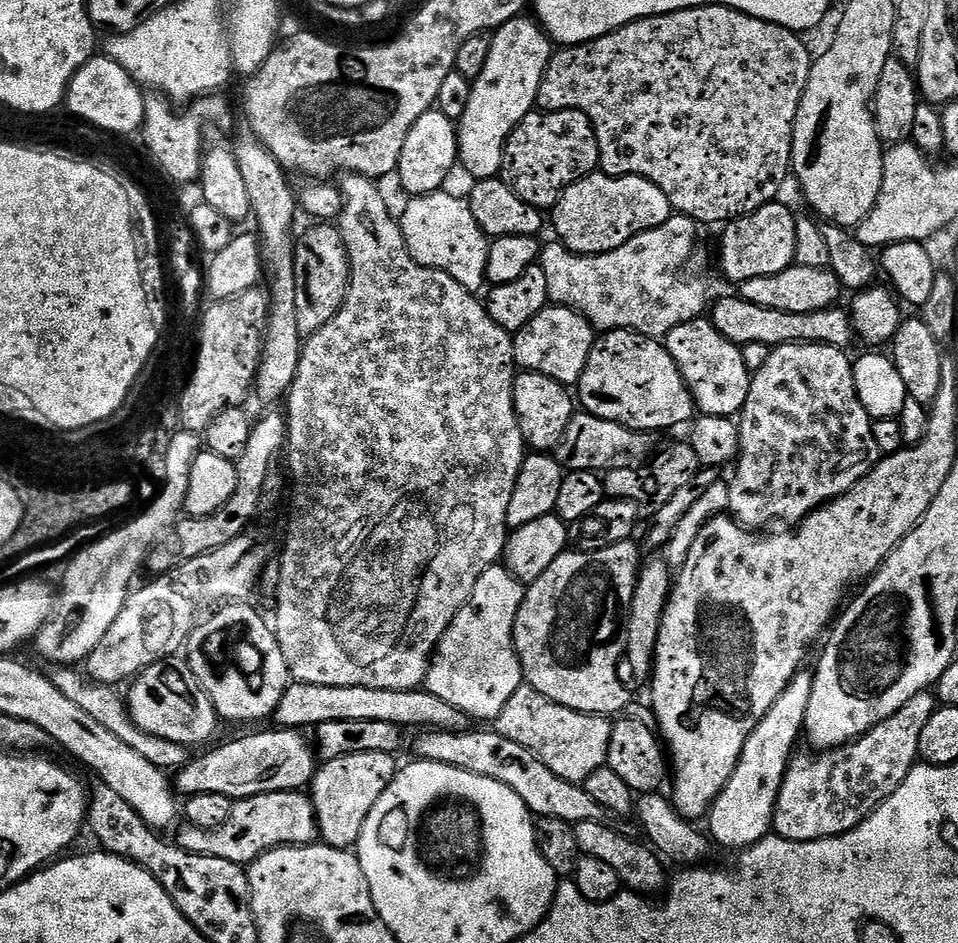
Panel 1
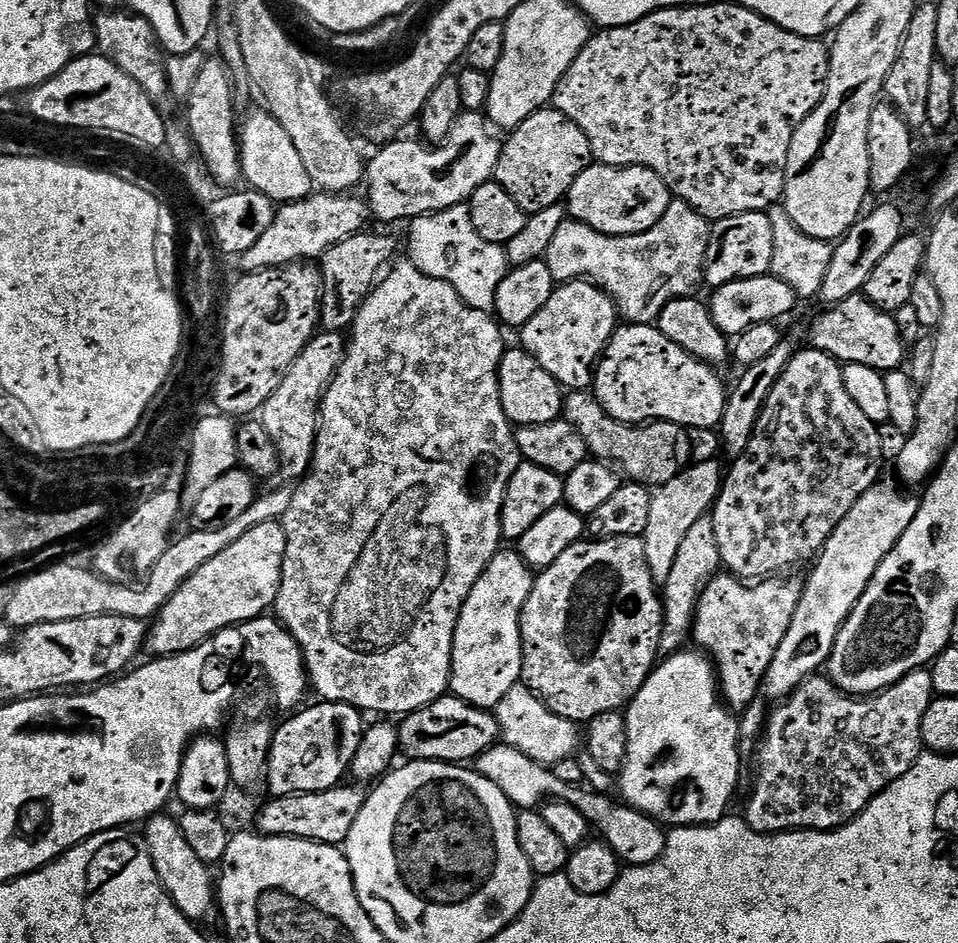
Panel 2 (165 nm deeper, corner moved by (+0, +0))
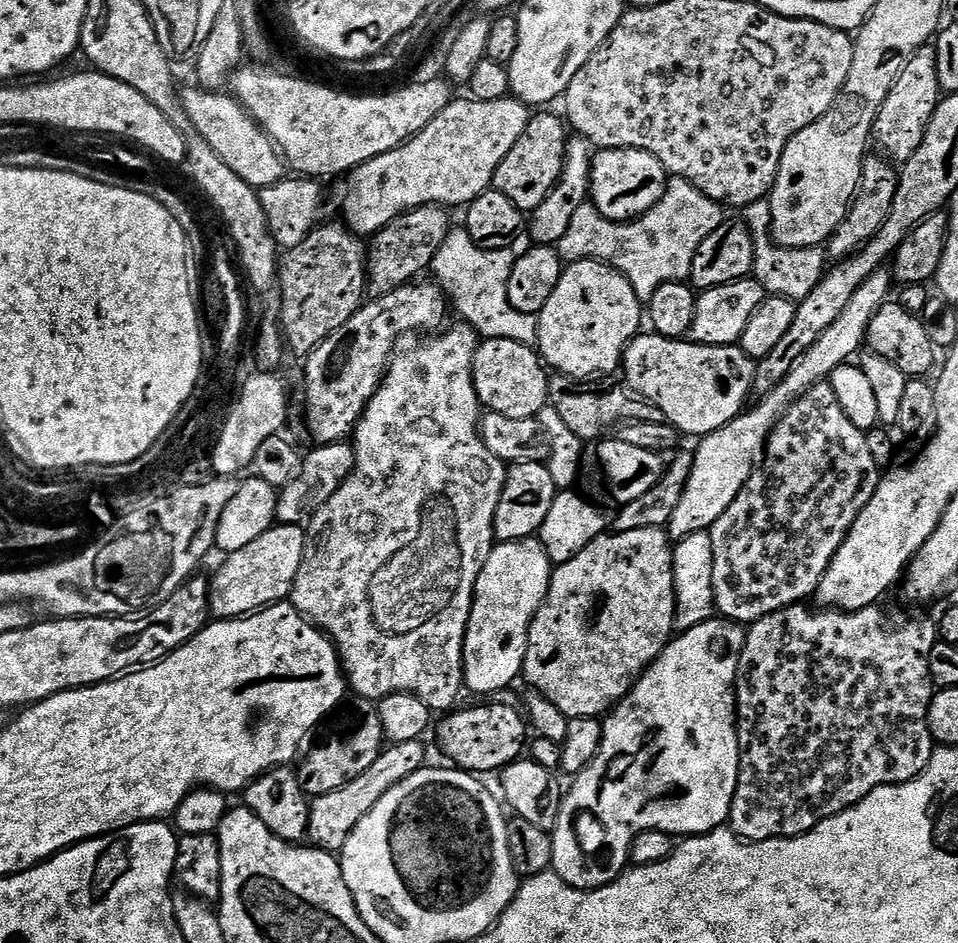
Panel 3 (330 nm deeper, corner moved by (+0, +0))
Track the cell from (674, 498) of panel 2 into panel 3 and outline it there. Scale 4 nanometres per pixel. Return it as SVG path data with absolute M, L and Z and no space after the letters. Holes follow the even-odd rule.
M881 270L866 278L862 286L854 290L854 298L846 302L846 310L842 310L842 314L834 318L834 326L830 326L826 334L822 334L822 338L818 338L818 342L814 342L814 346L810 346L810 350L802 354L802 358L792 367L790 374L786 374L780 385L757 403L760 404L757 408L749 407L726 426L714 430L697 443L700 445L696 448L692 469L687 469L678 506L674 506L674 514L666 525L666 531L673 541L677 542L695 532L711 529L712 524L718 522L722 514L726 514L726 506L730 506L730 502L738 498L738 490L746 486L750 474L760 463L765 446L768 445L768 435L774 430L780 417L787 412L788 407L816 384L825 383L835 368L849 363L853 359L852 355L859 348L865 347L870 322L876 311L889 303L888 291L891 288L894 288L891 271Z

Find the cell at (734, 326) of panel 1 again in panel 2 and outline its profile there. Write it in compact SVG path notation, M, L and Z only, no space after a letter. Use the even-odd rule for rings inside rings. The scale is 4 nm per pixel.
M863 294L846 298L842 302L825 307L825 312L808 328L808 341L811 347L830 354L841 365L857 364L870 366L881 374L903 369L906 342L898 330L898 322L891 312L883 312Z

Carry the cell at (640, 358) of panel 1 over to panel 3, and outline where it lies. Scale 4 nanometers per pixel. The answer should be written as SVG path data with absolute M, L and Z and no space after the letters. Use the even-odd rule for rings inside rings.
M637 334L624 351L624 380L639 399L649 400L662 410L665 421L680 434L703 438L745 411L752 396L757 361L741 348L734 344L693 344L688 338L671 340L644 335Z

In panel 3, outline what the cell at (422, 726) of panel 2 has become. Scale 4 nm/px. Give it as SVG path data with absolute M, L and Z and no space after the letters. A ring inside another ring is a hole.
M484 702L481 708L464 708L453 710L443 717L440 725L437 723L436 744L449 756L451 763L455 767L473 774L484 774L480 772L499 773L508 767L515 760L521 759L525 755L526 745L530 740L530 725L522 715L519 707L498 705L493 702Z

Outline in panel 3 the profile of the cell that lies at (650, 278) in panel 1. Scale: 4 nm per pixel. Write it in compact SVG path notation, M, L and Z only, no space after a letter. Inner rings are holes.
M672 178L660 201L637 220L608 220L591 202L578 206L570 227L562 234L558 251L565 262L601 260L608 264L634 286L634 294L638 294L640 301L647 302L658 286L666 286L666 282L684 282L691 277L698 246L722 226L725 218L721 204L706 198L706 194L690 186L690 182Z

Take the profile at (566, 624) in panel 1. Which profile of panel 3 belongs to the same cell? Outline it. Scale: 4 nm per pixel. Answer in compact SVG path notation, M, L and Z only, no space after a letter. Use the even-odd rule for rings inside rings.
M664 528L613 531L594 538L570 562L553 567L546 598L528 628L523 679L568 717L603 717L616 707L673 639L675 629L673 541Z

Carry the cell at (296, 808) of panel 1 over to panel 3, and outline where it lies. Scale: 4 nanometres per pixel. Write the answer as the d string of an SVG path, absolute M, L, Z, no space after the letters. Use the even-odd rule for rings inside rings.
M419 739L398 742L385 747L374 762L374 766L370 766L370 770L366 770L366 774L358 774L358 778L354 778L354 782L346 782L346 786L334 790L330 794L315 797L308 810L307 839L324 852L333 854L343 852L354 826L358 826L358 822L362 822L362 818L366 818L366 814L370 814L370 810L374 810L374 806L378 806L378 798L382 798L382 794L386 794L391 788L398 786L398 782L402 782L410 774L417 772L419 768L425 767L424 743L423 739Z

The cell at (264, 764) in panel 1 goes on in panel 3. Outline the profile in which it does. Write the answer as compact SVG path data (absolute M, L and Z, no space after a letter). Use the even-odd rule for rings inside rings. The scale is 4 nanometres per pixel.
M356 698L353 701L352 713L348 716L348 729L337 736L328 736L325 740L318 741L312 749L309 747L299 761L300 768L295 769L300 788L309 798L330 794L346 786L346 782L354 782L358 774L366 774L366 770L374 766L374 762L386 747L382 718L378 718L377 705L363 698Z

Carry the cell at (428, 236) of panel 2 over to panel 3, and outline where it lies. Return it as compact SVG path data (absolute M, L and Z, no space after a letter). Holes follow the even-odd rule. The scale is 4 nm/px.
M453 227L442 246L438 246L430 272L436 275L435 283L444 289L455 315L457 312L460 315L457 317L471 326L477 337L486 340L506 338L510 342L532 346L538 338L537 317L522 314L510 306L508 283L516 257L517 253L512 248L483 248L470 238L467 227Z

